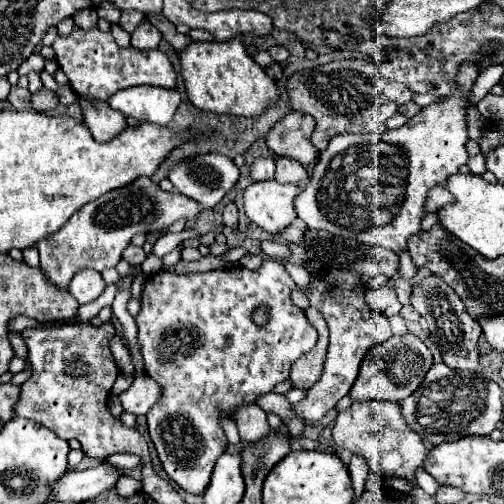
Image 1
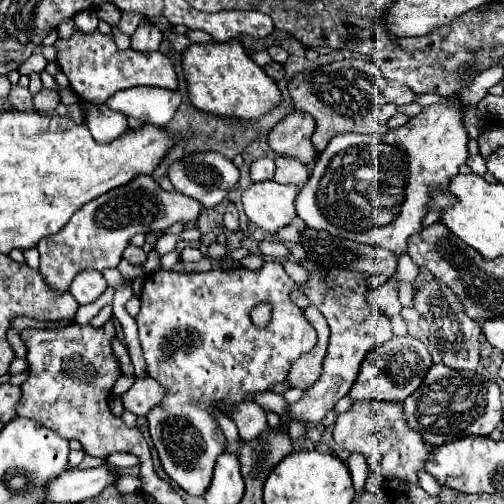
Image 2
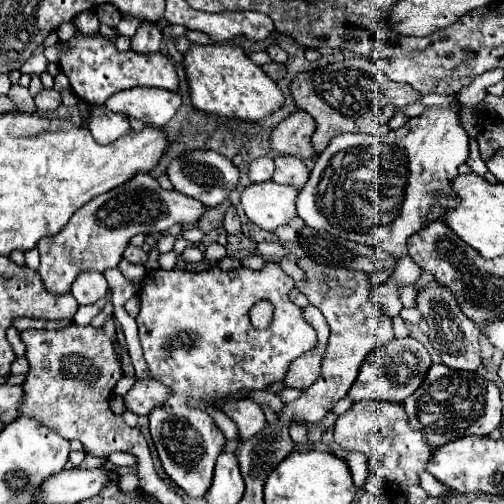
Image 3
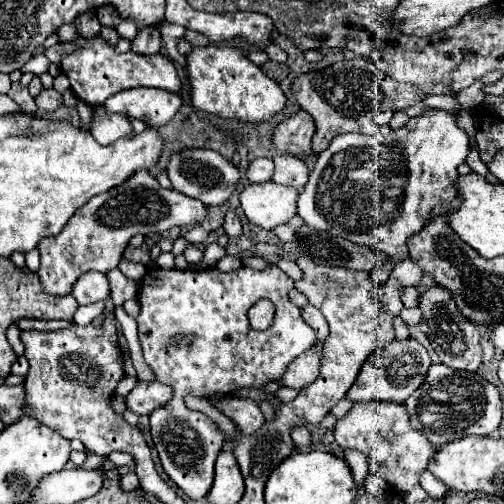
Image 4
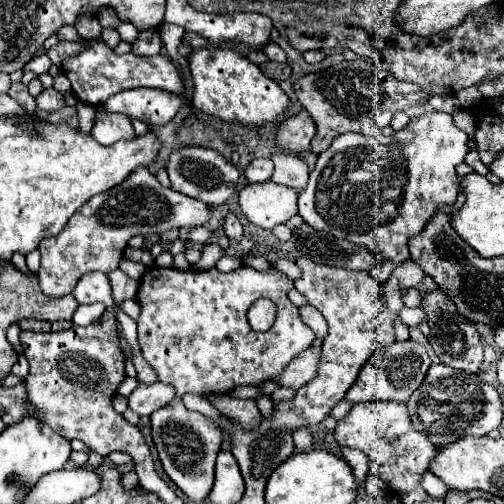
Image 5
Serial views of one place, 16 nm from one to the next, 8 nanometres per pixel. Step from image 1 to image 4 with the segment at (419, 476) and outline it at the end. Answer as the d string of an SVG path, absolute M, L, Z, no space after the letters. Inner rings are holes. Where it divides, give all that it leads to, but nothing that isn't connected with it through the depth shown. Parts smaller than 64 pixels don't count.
M424 472L424 474L420 476L420 484L422 484L422 488L431 497L442 499L445 496L445 492L447 492L446 485L435 476L432 476L430 472Z

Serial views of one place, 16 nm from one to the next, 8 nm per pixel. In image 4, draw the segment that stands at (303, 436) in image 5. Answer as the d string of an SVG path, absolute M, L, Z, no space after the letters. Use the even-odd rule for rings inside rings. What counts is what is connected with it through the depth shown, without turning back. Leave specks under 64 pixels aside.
M300 426L298 430L292 430L292 440L296 442L296 446L302 450L306 446L310 446L310 430L306 426Z

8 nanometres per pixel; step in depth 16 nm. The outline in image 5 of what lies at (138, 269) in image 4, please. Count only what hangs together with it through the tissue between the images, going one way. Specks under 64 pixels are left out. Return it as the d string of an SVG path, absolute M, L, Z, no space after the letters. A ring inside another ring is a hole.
M122 258L122 262L120 262L118 268L120 268L126 276L130 276L130 278L134 278L134 280L140 280L140 278L144 276L144 272L146 272L146 266L144 266L144 264L132 262L132 260L126 260L126 258Z

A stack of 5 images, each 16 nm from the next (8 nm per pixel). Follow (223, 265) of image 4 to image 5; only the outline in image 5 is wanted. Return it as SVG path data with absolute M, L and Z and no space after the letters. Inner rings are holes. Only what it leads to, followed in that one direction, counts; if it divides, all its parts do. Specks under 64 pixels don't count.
M225 255L217 262L216 268L221 272L231 272L241 265L241 259Z

